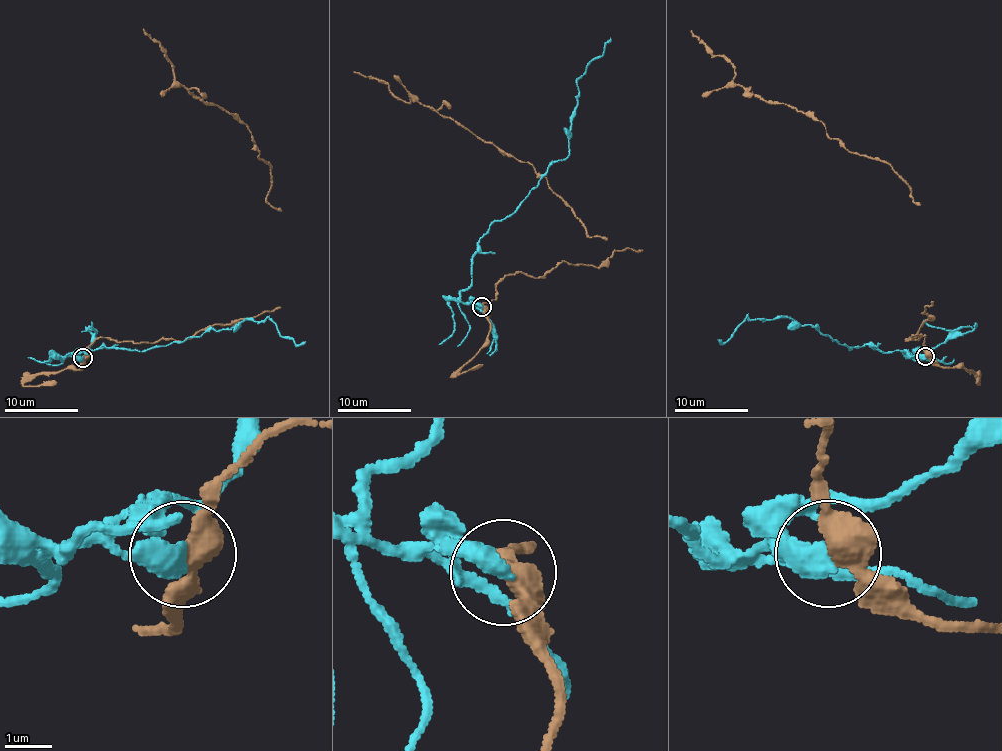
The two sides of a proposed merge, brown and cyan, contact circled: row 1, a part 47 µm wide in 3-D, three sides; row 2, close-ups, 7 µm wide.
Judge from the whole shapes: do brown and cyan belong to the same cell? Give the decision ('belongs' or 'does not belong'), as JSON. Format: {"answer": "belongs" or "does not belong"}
{"answer": "does not belong"}

